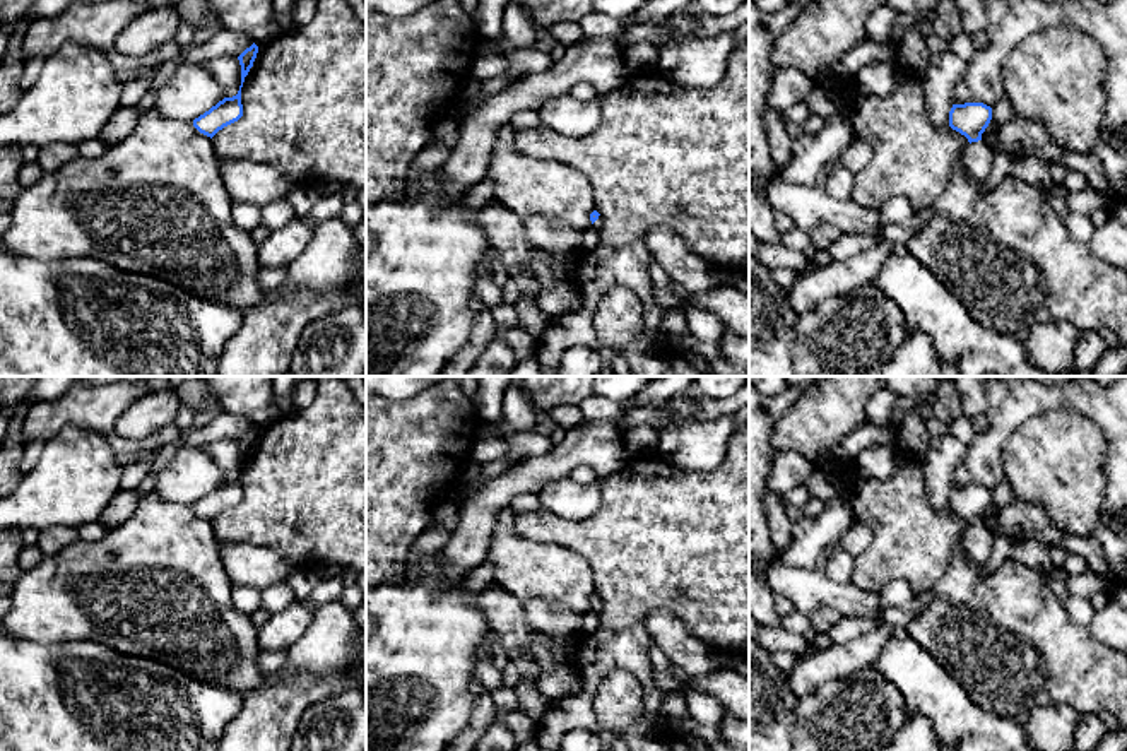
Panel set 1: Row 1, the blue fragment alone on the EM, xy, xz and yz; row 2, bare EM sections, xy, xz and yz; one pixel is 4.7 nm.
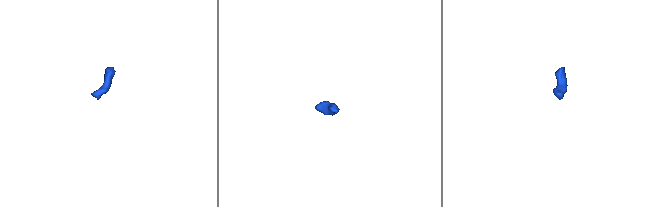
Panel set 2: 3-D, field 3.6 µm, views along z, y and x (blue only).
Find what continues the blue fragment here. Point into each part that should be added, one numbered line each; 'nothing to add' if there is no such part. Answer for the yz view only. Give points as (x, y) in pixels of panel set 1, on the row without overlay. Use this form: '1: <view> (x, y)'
1: yz (977, 541)

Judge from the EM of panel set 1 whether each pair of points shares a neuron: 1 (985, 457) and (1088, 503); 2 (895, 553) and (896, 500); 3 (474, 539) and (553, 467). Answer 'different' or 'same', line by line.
1: different
2: same
3: same

